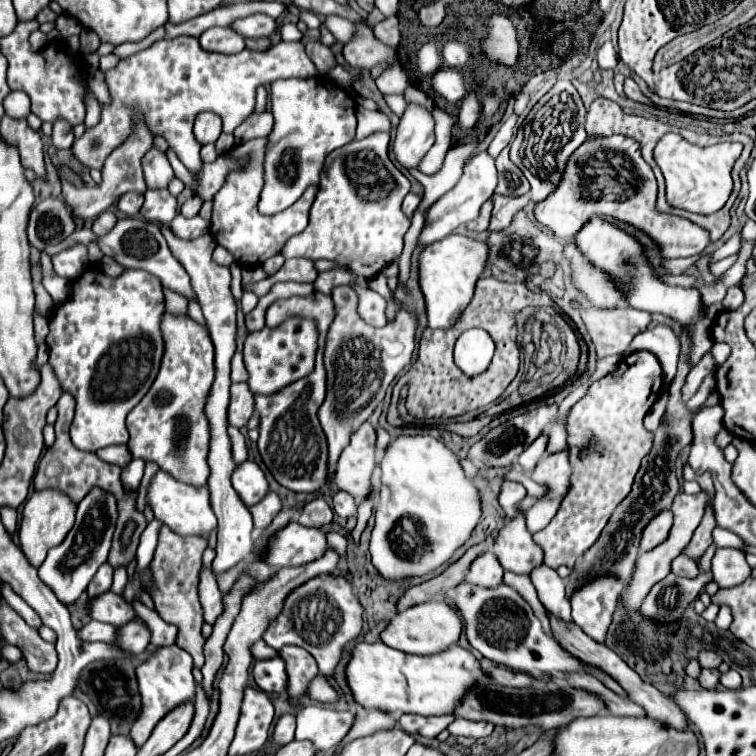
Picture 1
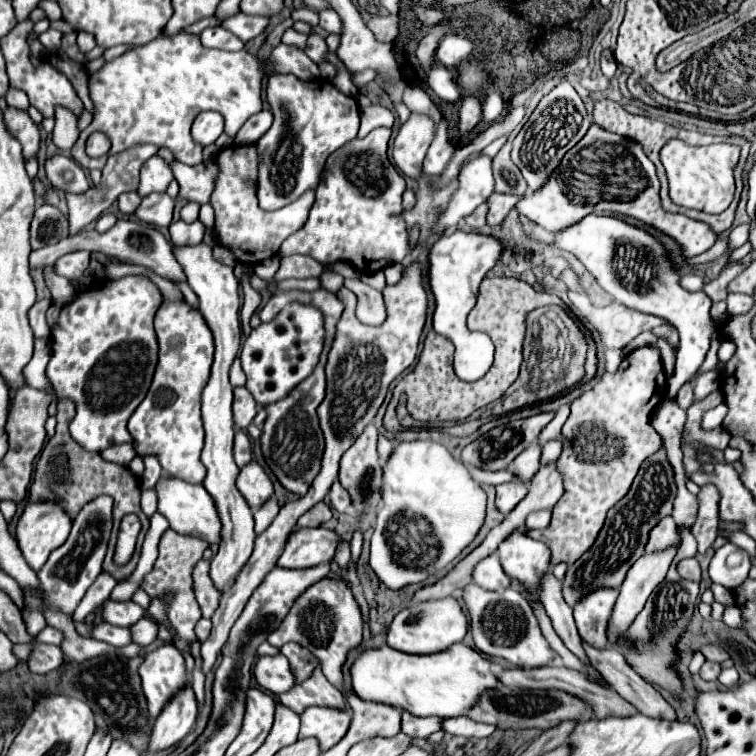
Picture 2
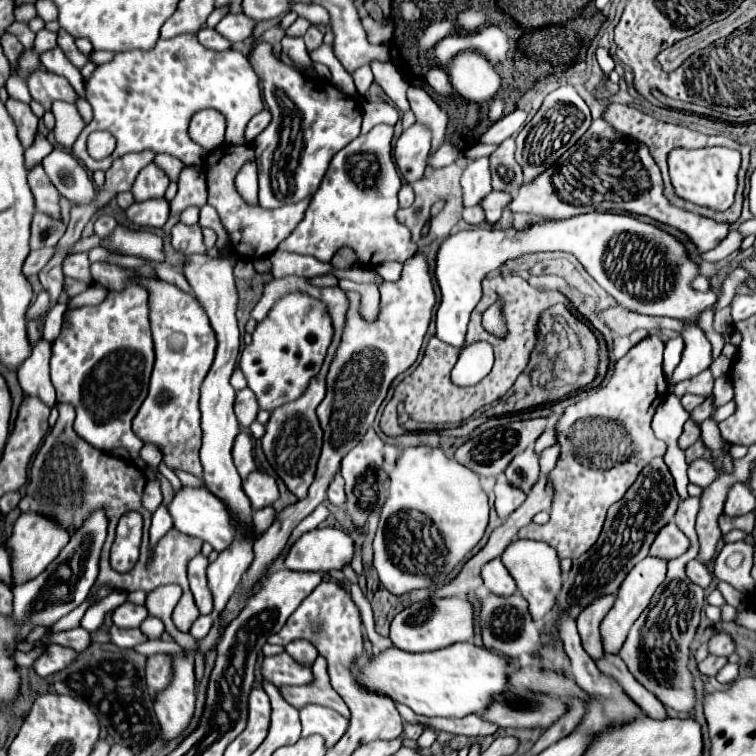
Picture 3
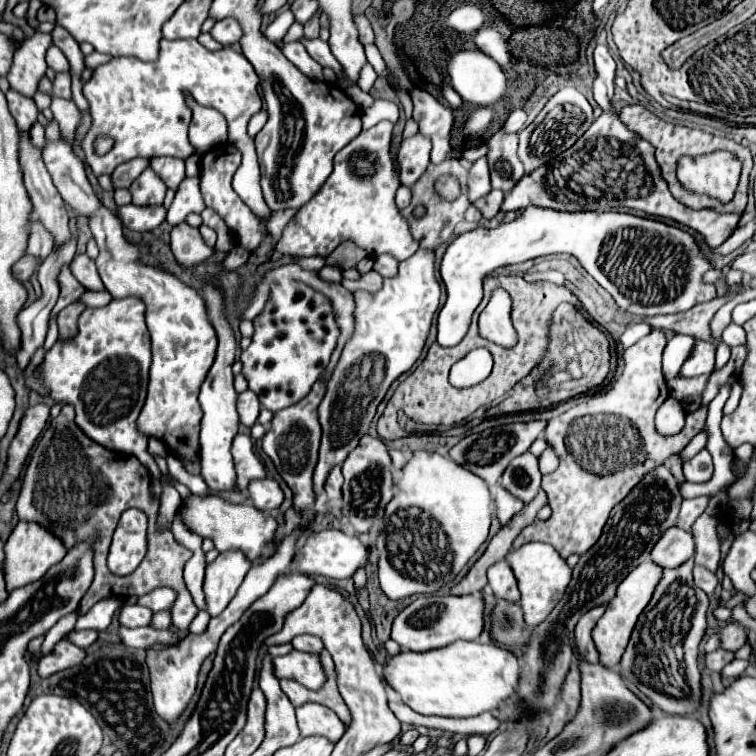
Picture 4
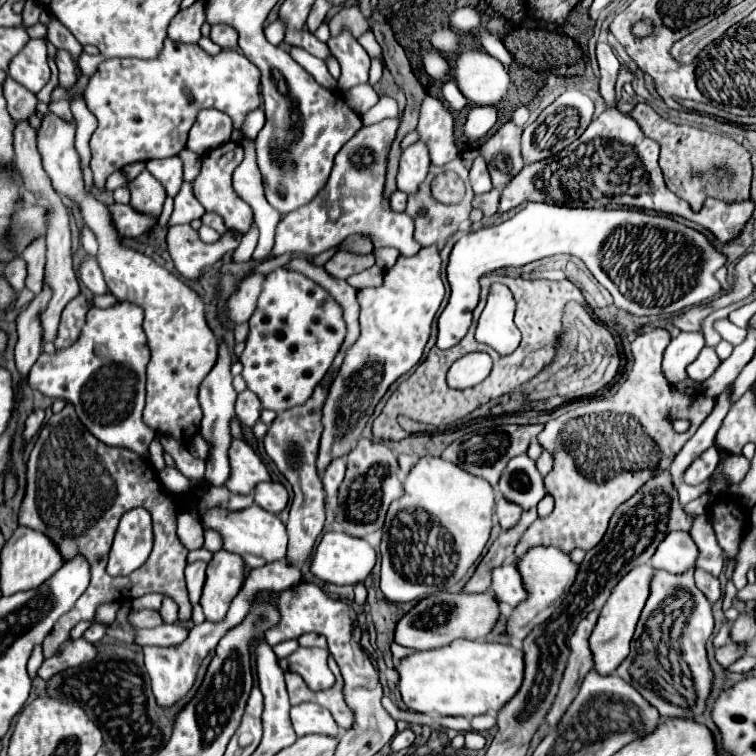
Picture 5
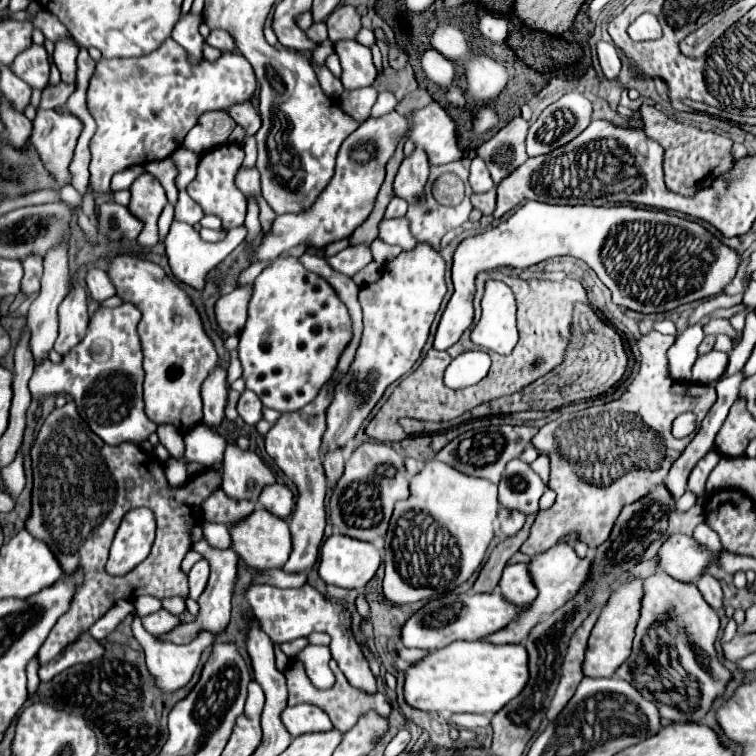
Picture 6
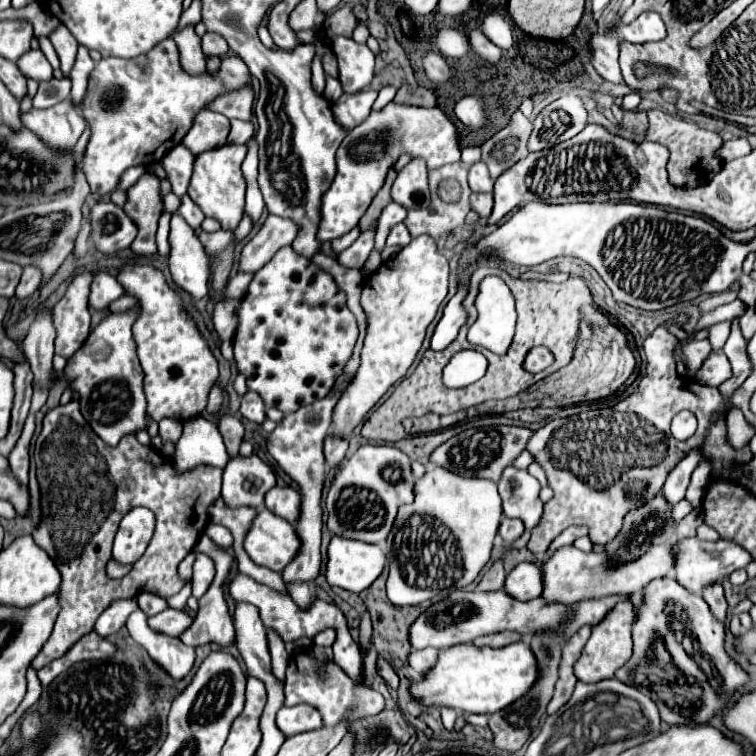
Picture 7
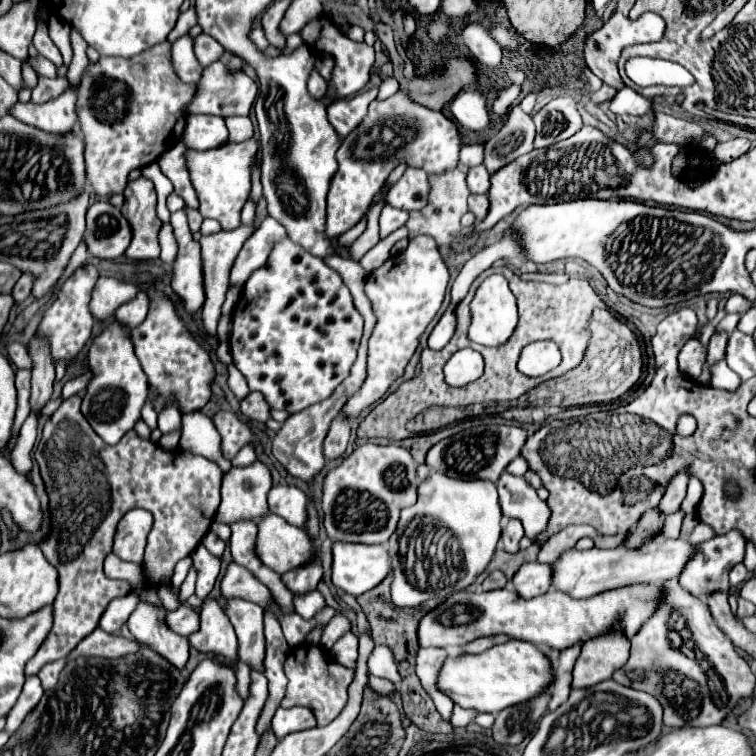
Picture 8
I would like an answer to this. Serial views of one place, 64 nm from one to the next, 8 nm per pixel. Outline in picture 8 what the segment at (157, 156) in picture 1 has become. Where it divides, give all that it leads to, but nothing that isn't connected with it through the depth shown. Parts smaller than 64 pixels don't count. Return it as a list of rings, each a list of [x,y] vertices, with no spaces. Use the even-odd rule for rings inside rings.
[[[140,176],[128,182],[124,190],[122,214],[132,226],[132,244],[126,250],[130,260],[150,260],[158,258],[158,226],[162,224],[156,214],[156,190],[152,180]]]

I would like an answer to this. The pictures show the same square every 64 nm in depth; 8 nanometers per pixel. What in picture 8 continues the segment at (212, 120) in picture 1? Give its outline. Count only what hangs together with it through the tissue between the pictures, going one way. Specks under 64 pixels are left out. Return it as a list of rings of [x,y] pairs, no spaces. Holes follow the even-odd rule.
[[[194,114],[188,118],[182,142],[190,150],[210,150],[228,142],[228,128],[222,116]]]

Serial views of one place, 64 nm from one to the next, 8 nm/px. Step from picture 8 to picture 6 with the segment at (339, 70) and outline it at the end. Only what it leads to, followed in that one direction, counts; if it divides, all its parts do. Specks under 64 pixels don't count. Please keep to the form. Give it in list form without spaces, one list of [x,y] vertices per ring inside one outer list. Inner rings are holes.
[[[356,40],[334,42],[334,52],[342,64],[342,84],[346,90],[370,86],[376,78],[376,68],[372,64],[372,54],[366,46]]]

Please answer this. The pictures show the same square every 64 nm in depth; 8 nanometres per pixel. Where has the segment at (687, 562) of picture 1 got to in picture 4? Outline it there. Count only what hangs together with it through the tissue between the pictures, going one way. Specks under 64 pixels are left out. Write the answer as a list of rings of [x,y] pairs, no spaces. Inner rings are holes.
[[[694,564],[692,574],[694,574],[694,582],[696,582],[696,586],[698,586],[698,588],[702,588],[702,590],[704,590],[708,596],[712,596],[712,594],[714,594],[714,588],[718,586],[718,580],[716,580],[714,572],[706,570],[704,566]]]

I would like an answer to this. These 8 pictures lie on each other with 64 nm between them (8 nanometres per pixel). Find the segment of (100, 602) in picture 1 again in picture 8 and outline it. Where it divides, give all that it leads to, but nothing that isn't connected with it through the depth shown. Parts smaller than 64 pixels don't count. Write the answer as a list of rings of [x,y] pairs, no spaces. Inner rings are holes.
[[[180,604],[176,610],[166,610],[164,622],[176,634],[188,636],[194,630],[198,630],[198,612],[194,608],[190,608],[188,604]]]

